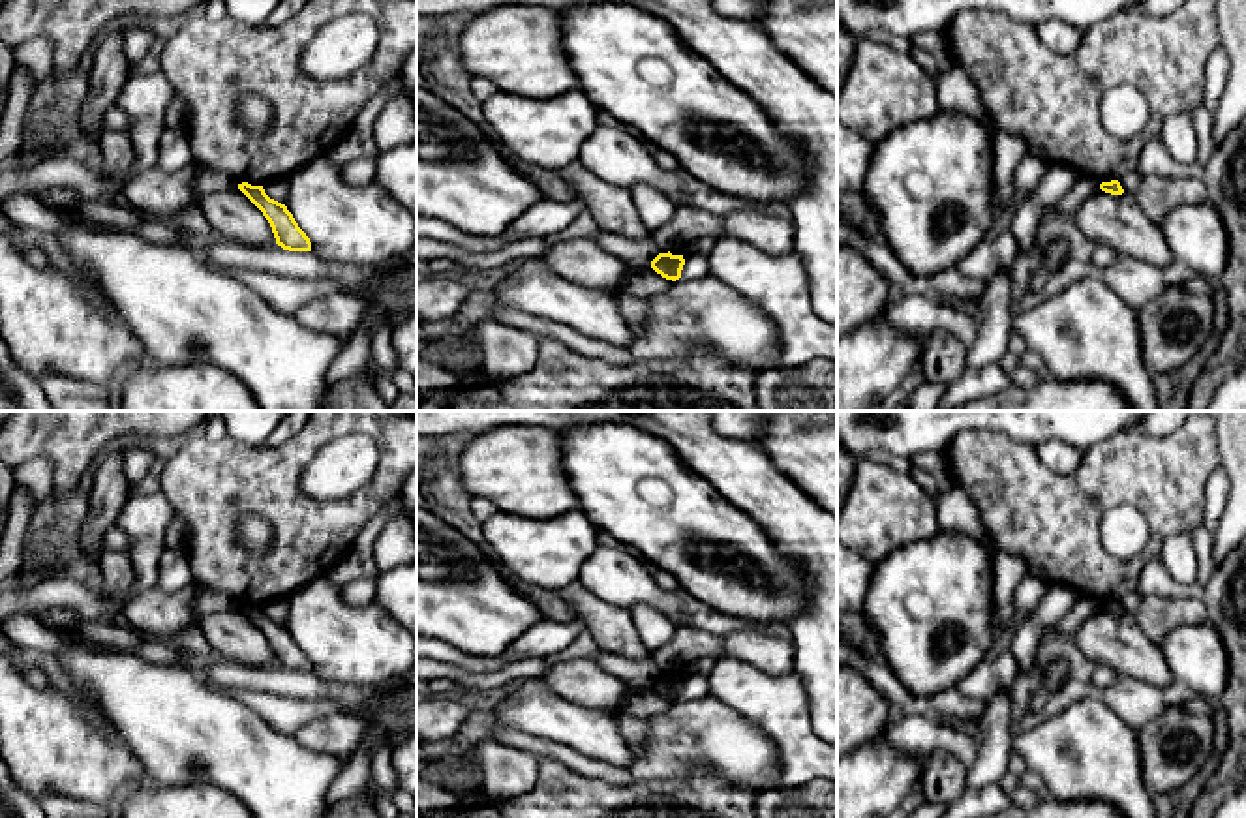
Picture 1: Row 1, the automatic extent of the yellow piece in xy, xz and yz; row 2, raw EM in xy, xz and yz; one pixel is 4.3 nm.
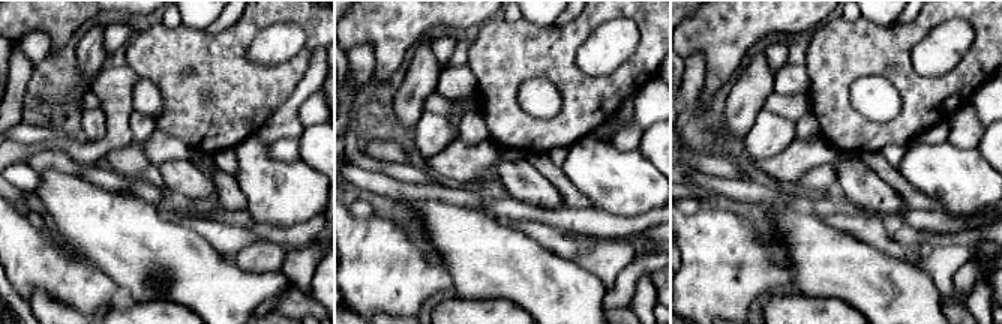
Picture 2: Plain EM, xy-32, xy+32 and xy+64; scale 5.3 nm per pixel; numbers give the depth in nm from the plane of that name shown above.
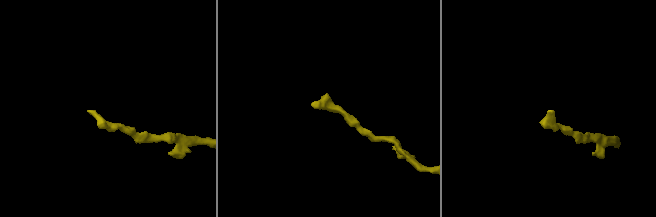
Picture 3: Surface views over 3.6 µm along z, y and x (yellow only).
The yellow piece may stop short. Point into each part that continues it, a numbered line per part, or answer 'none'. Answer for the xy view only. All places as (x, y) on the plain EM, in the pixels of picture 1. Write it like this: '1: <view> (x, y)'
none

